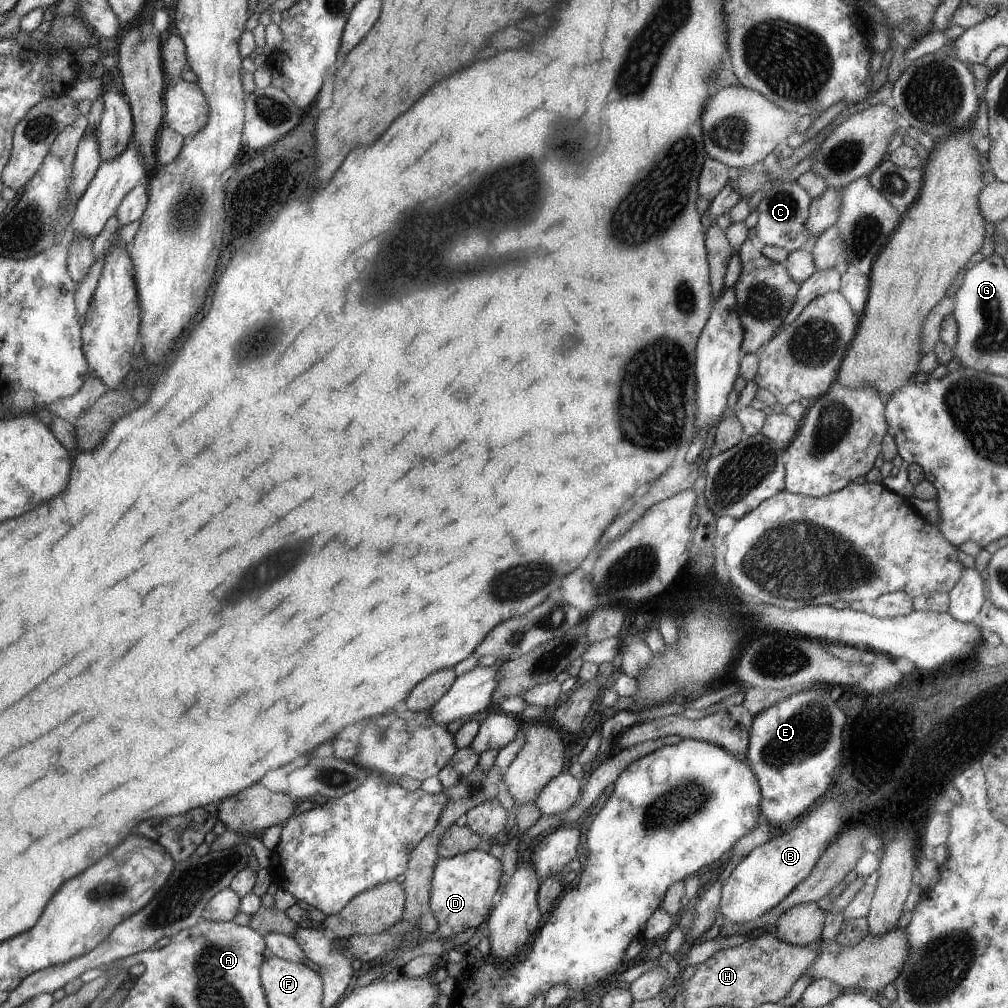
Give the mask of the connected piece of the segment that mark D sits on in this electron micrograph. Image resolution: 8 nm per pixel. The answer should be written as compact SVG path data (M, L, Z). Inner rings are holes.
M474 849L451 858L441 858L434 869L431 912L438 920L436 931L444 938L450 938L471 928L478 928L494 906L498 892L498 880L502 876L500 860L484 849Z

